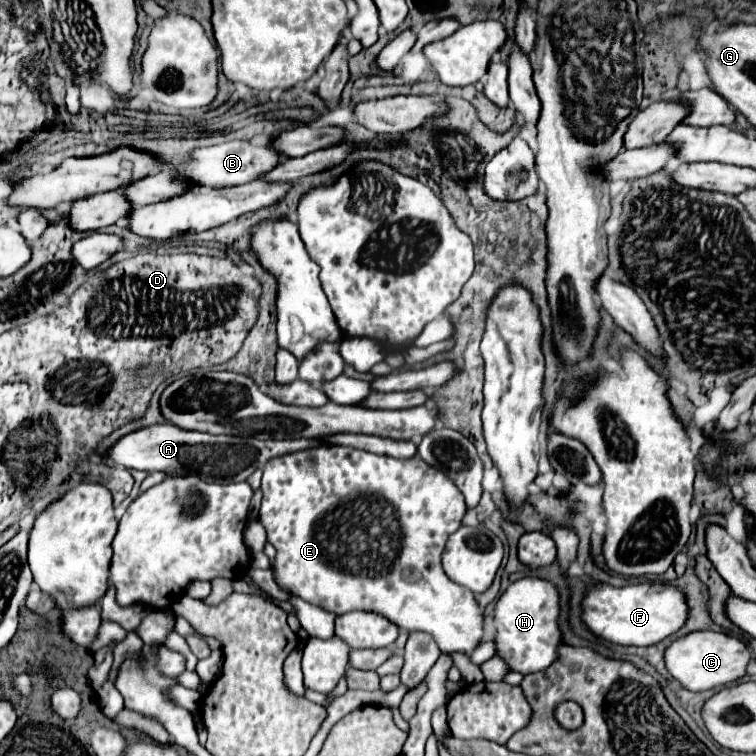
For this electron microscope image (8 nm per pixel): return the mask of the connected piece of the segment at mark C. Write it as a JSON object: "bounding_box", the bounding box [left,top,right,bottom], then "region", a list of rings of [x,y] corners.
{"bounding_box":[663,631,749,691],"region":[[[693,631],[687,633],[673,643],[663,653],[665,667],[673,679],[677,679],[689,691],[709,691],[715,687],[723,687],[745,673],[745,665],[749,661],[749,649],[735,637],[715,631]]]}

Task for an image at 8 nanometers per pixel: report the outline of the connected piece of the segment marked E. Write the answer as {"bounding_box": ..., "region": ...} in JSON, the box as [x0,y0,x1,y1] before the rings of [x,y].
{"bounding_box":[259,447,483,653],"region":[[[315,447],[315,449],[305,449],[297,453],[287,453],[281,457],[273,457],[265,463],[263,467],[263,479],[261,479],[261,491],[263,491],[263,505],[259,513],[259,521],[263,523],[267,531],[269,543],[277,549],[275,557],[275,581],[279,583],[281,589],[289,589],[301,599],[305,599],[311,605],[317,605],[333,615],[345,615],[349,611],[371,611],[371,613],[381,613],[383,617],[389,617],[389,621],[395,621],[399,629],[405,631],[425,631],[431,633],[435,643],[443,653],[451,651],[461,651],[461,653],[471,653],[479,639],[483,637],[483,611],[475,603],[473,593],[469,589],[453,583],[445,571],[441,569],[441,553],[445,547],[445,541],[451,533],[455,533],[461,525],[461,519],[465,515],[465,501],[459,489],[453,485],[449,477],[445,477],[437,467],[427,465],[421,461],[419,455],[411,459],[393,459],[393,457],[383,457],[383,455],[373,455],[367,451],[351,449],[351,447]]]}

